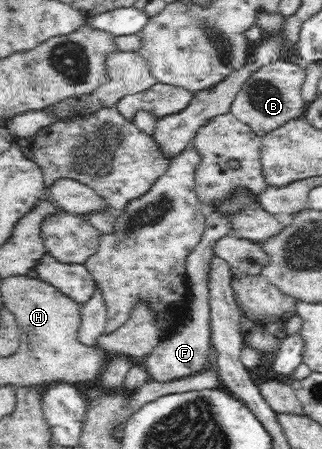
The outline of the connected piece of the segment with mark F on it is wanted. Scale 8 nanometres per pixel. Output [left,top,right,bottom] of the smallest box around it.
[145,213,229,381]

